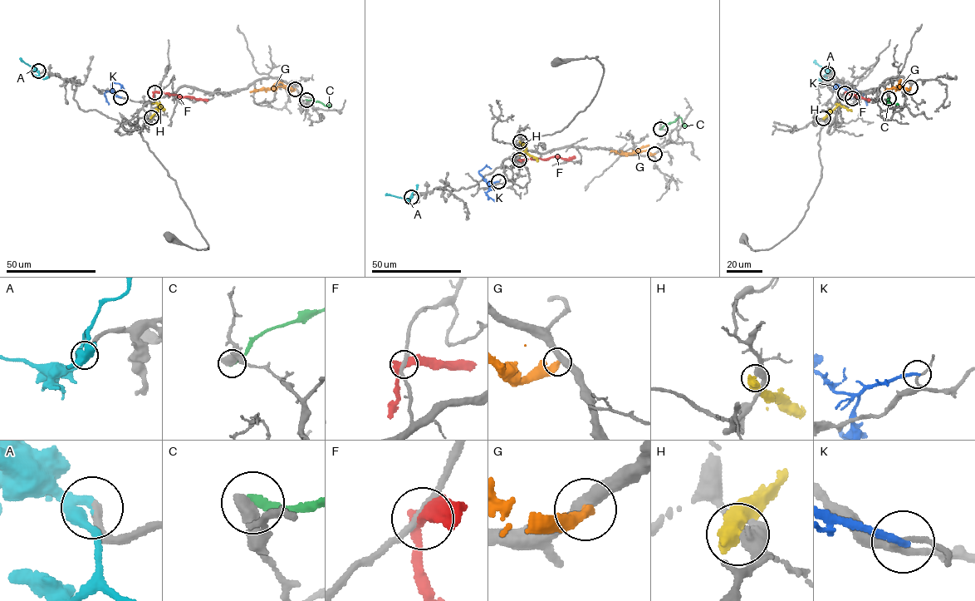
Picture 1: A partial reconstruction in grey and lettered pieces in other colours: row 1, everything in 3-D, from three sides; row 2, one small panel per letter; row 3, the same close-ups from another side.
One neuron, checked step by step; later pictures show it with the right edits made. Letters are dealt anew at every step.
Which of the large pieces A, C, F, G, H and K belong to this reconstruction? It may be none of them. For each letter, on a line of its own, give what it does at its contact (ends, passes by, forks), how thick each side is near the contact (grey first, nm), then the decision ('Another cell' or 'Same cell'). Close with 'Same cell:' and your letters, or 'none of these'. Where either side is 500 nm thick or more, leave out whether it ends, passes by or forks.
A: It passes by. Thickness 280 nm (grey) against 200 nm. Same cell
C: Thickness 550 nm (grey) against 240 nm. Another cell
F: It passes by. Thickness 220 nm (grey) against 360 nm. Another cell
G: It ends there. Thickness 420 nm (grey) against 340 nm. Another cell
H: Thickness 420 nm (grey) against 650 nm. Another cell
K: It ends there. Thickness 130 nm (grey) against 220 nm. Another cell
Same cell: A

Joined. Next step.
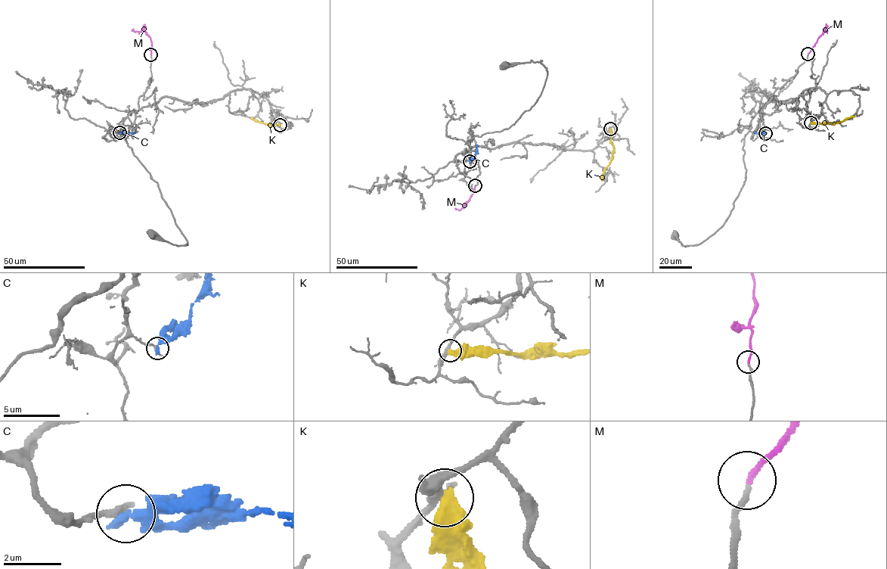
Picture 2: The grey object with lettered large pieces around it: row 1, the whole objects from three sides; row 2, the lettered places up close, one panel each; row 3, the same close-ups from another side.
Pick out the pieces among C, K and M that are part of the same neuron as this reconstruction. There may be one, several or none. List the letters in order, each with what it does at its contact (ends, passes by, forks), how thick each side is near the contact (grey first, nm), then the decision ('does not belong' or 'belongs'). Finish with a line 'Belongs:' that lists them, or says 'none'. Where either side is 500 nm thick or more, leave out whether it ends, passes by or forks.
C: it ends; calibres 240 and 440 nm; does not belong
K: calibres 240 and 550 nm; does not belong
M: it ends; calibres 180 and 180 nm; belongs
Belongs: M

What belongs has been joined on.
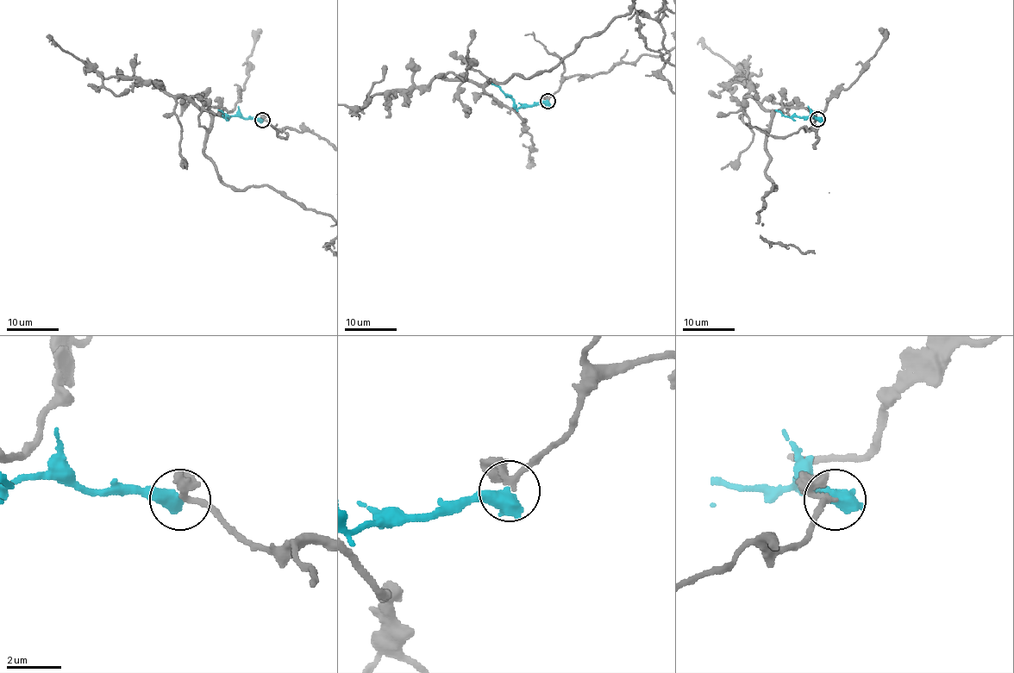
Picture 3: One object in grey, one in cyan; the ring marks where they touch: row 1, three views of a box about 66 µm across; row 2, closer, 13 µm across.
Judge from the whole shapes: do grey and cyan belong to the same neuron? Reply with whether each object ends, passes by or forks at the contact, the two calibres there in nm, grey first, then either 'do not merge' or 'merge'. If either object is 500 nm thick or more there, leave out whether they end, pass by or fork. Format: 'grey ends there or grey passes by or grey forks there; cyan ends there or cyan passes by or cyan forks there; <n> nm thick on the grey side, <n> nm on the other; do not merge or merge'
180 nm thick on the grey side, 650 nm on the other; merge

